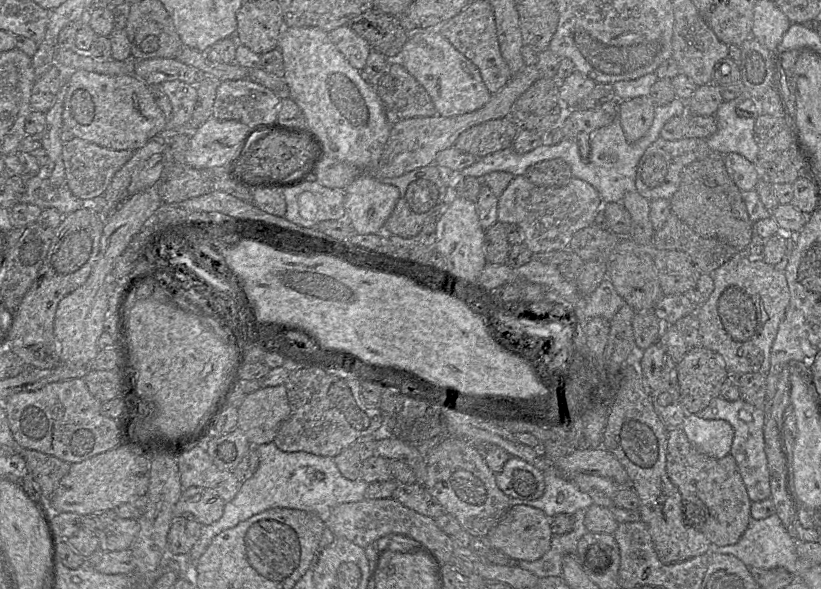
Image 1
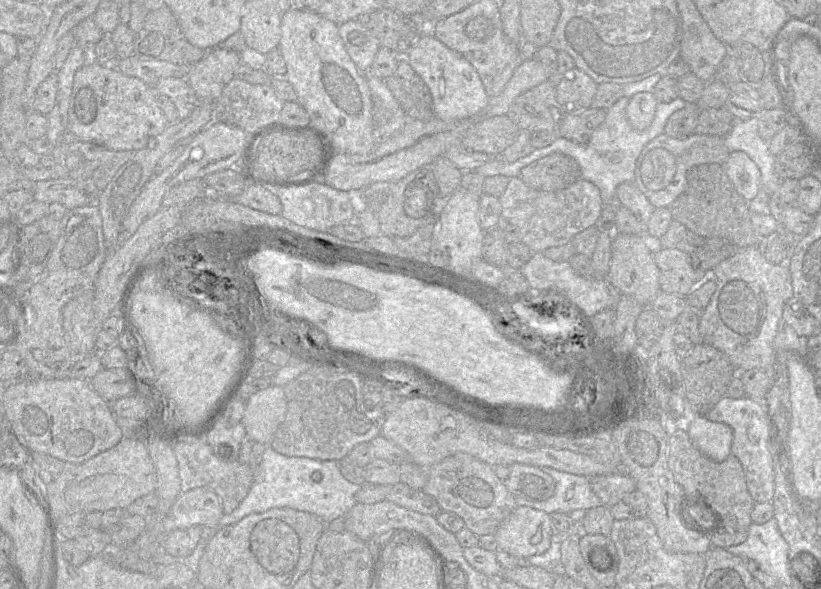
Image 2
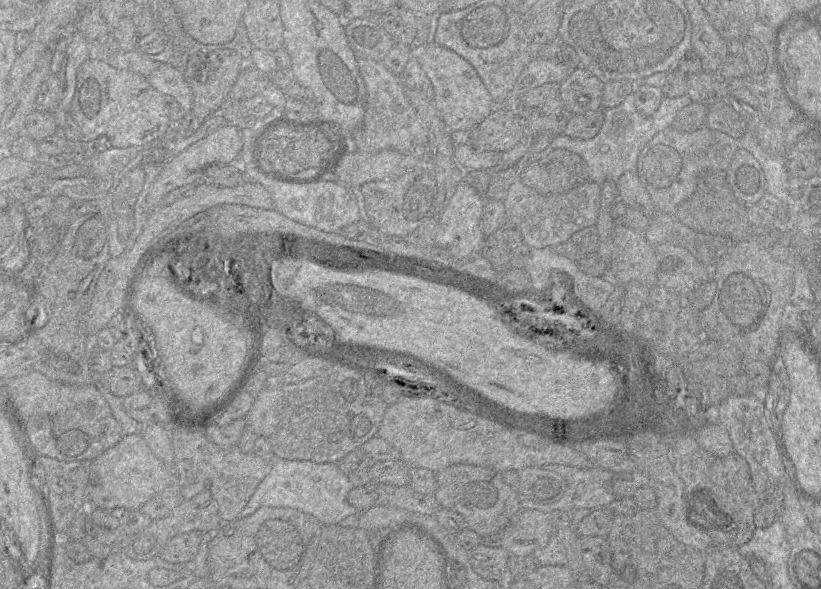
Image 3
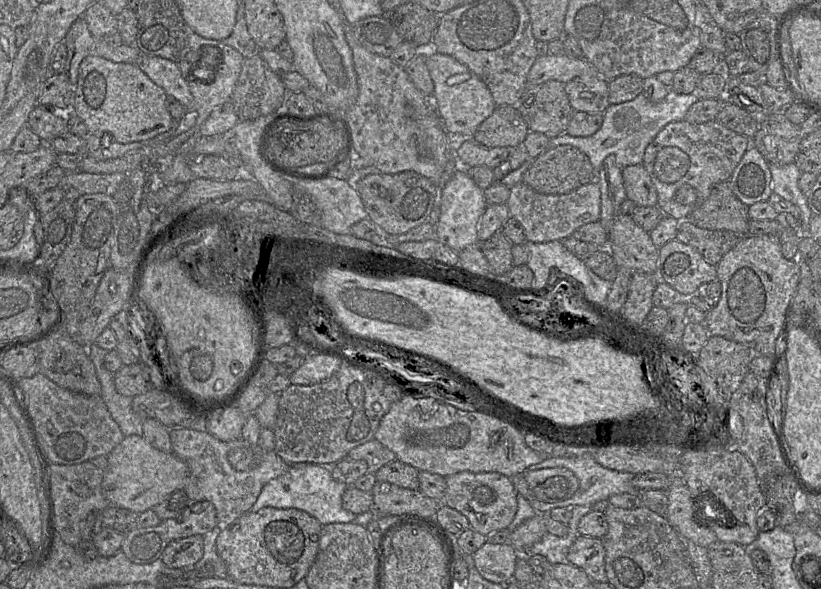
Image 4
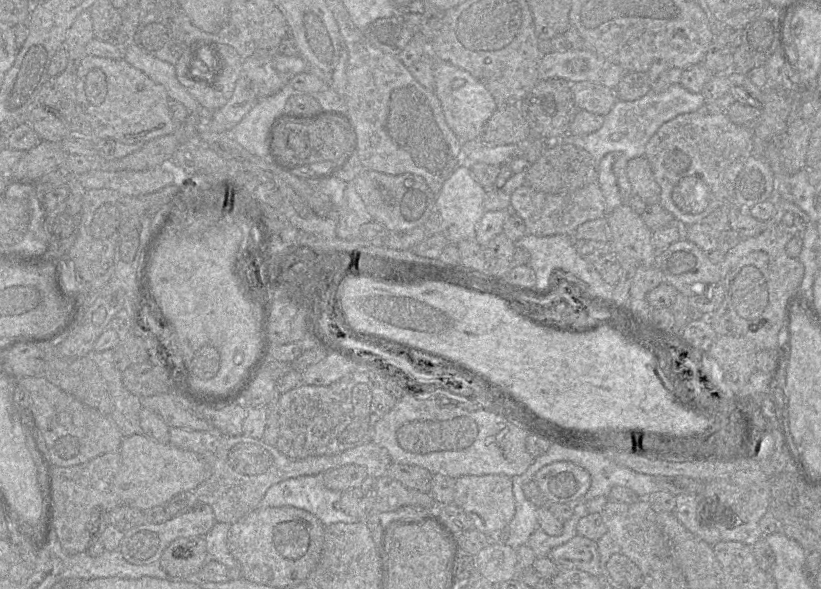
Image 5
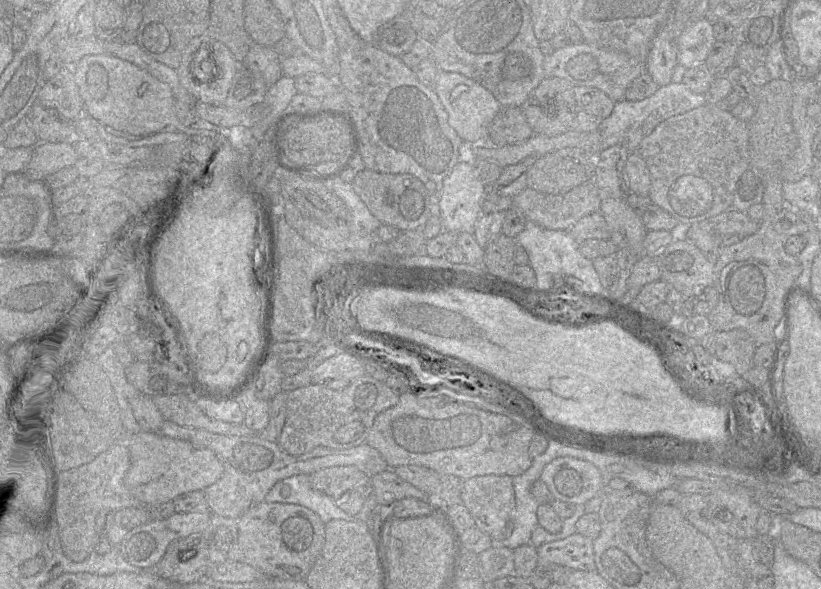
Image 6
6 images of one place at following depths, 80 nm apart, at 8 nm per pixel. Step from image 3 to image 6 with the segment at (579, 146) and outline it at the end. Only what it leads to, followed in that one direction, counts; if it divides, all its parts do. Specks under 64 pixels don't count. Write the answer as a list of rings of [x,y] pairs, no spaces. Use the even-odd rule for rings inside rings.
[[[670,82],[660,86],[651,96],[637,101],[623,99],[615,102],[609,117],[603,119],[599,132],[601,135],[601,150],[615,145],[623,145],[631,152],[637,152],[642,140],[648,136],[661,122],[666,119],[688,112],[707,103],[705,93],[695,93],[684,82]]]

